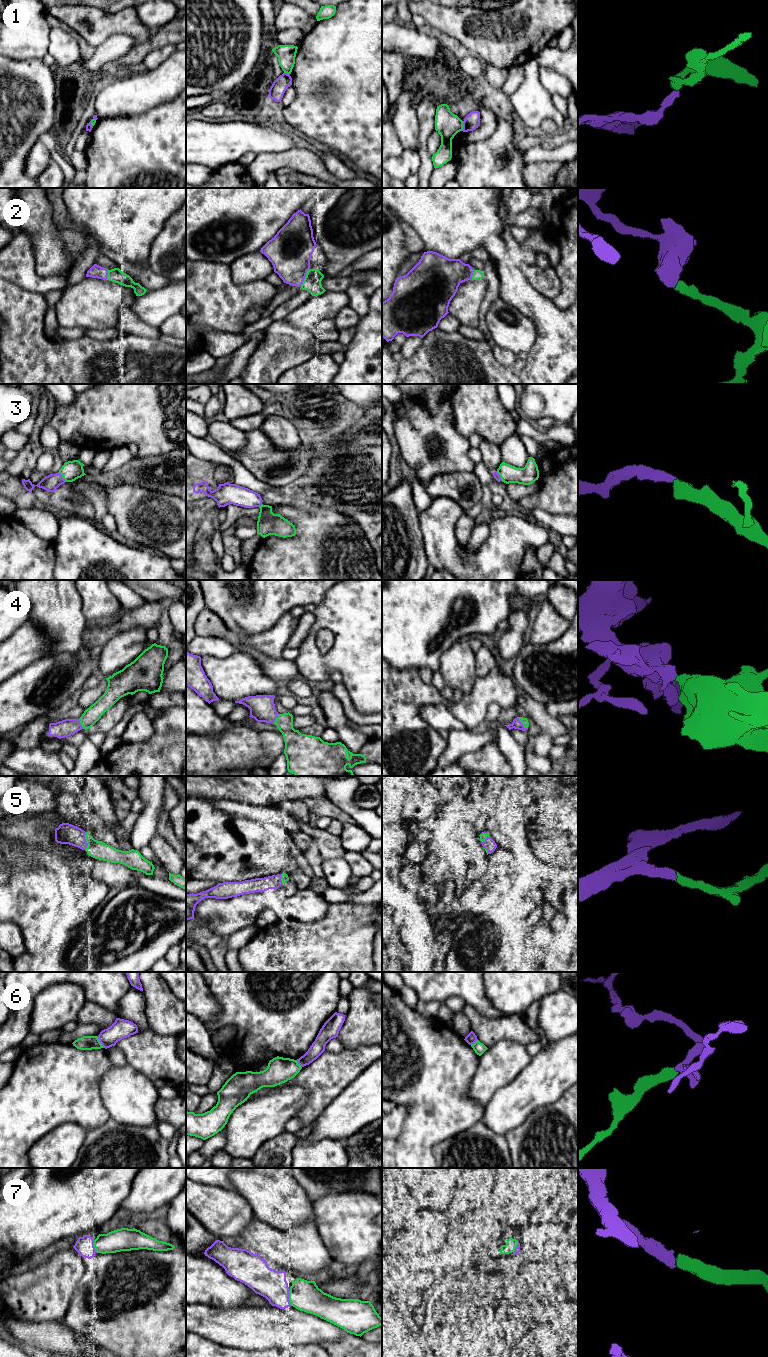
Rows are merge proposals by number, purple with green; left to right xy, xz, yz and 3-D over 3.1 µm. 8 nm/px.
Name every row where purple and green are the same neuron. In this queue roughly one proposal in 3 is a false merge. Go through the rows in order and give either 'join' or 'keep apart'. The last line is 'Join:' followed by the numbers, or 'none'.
1: keep apart
2: join
3: join
4: join
5: join
6: keep apart
7: join
Join: 2, 3, 4, 5, 7

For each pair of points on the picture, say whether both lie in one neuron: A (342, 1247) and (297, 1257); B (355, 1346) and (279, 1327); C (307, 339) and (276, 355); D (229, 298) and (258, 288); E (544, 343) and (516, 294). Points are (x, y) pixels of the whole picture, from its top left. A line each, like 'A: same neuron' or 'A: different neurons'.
A: different neurons
B: different neurons
C: same neuron
D: same neuron
E: same neuron

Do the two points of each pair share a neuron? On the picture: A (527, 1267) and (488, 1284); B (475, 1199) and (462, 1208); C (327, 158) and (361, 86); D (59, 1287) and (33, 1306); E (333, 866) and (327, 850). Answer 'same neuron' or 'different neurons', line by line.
A: different neurons
B: same neuron
C: different neurons
D: same neuron
E: different neurons

